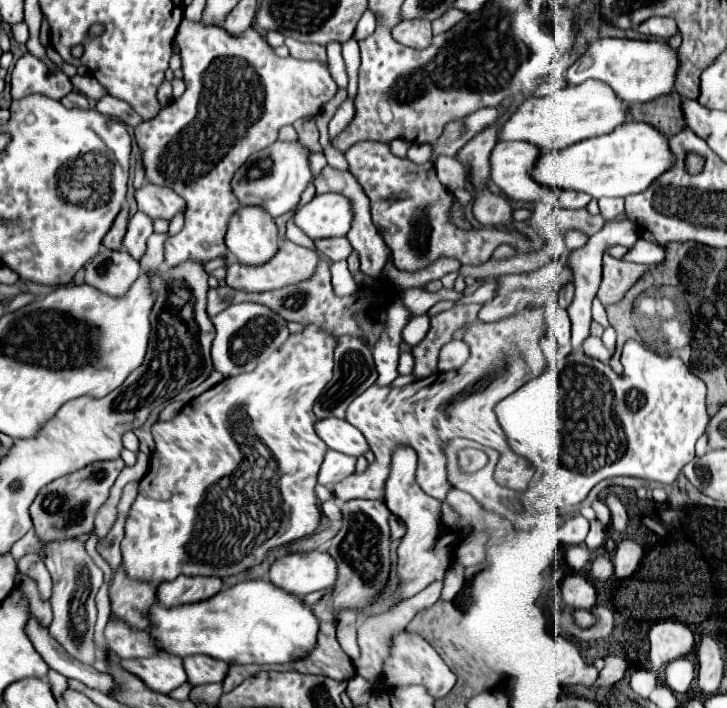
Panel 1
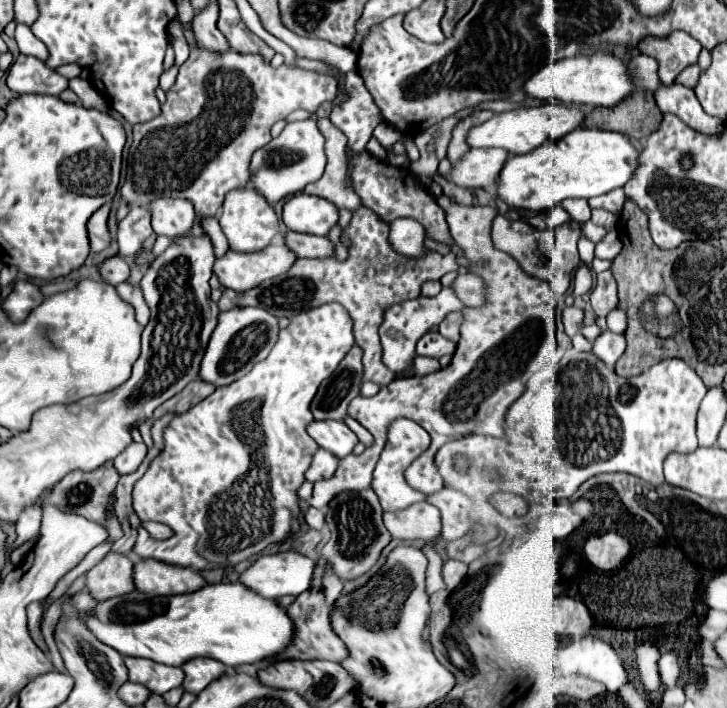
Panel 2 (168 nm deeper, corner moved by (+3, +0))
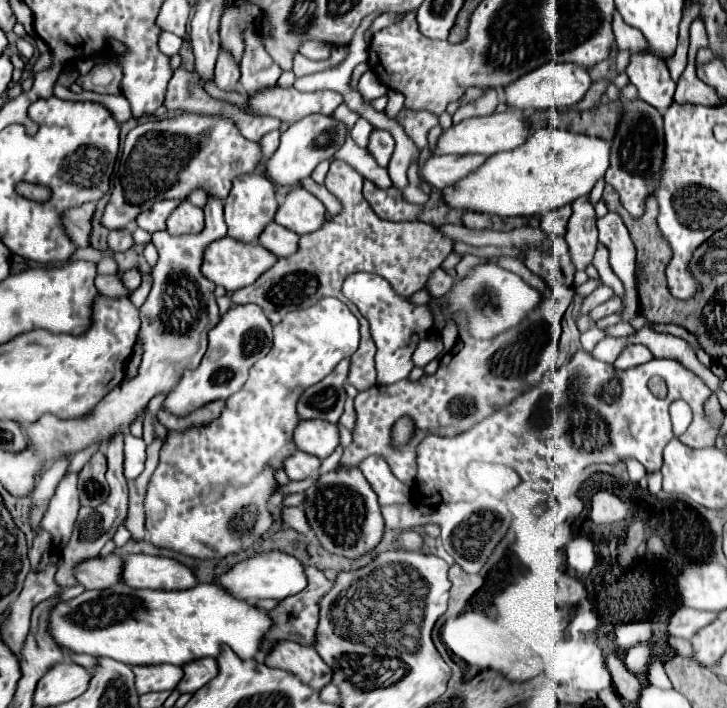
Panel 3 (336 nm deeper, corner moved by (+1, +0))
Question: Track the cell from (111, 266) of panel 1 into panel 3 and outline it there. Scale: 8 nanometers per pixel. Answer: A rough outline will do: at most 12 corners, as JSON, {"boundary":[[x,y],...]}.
{"boundary":[[136,268],[126,270],[120,278],[128,290],[136,290],[142,276]]}

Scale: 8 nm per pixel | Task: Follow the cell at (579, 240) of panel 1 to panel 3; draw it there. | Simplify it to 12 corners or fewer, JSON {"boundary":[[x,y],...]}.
{"boundary":[[582,196],[572,204],[564,240],[576,270],[592,262],[596,212]]}

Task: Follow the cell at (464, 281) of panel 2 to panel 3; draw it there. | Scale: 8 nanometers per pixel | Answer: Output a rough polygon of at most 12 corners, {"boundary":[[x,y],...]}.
{"boundary":[[436,270],[426,284],[434,298],[452,290],[456,278]]}

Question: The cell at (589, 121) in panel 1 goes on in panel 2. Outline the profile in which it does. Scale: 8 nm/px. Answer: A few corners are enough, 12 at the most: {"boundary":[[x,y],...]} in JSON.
{"boundary":[[582,104],[494,114],[468,130],[470,148],[526,154],[586,118]]}

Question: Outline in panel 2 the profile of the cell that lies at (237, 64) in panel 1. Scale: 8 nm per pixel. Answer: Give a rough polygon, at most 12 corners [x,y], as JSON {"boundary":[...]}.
{"boundary":[[190,50],[134,126],[122,202],[200,218],[250,182],[274,122],[338,82]]}

